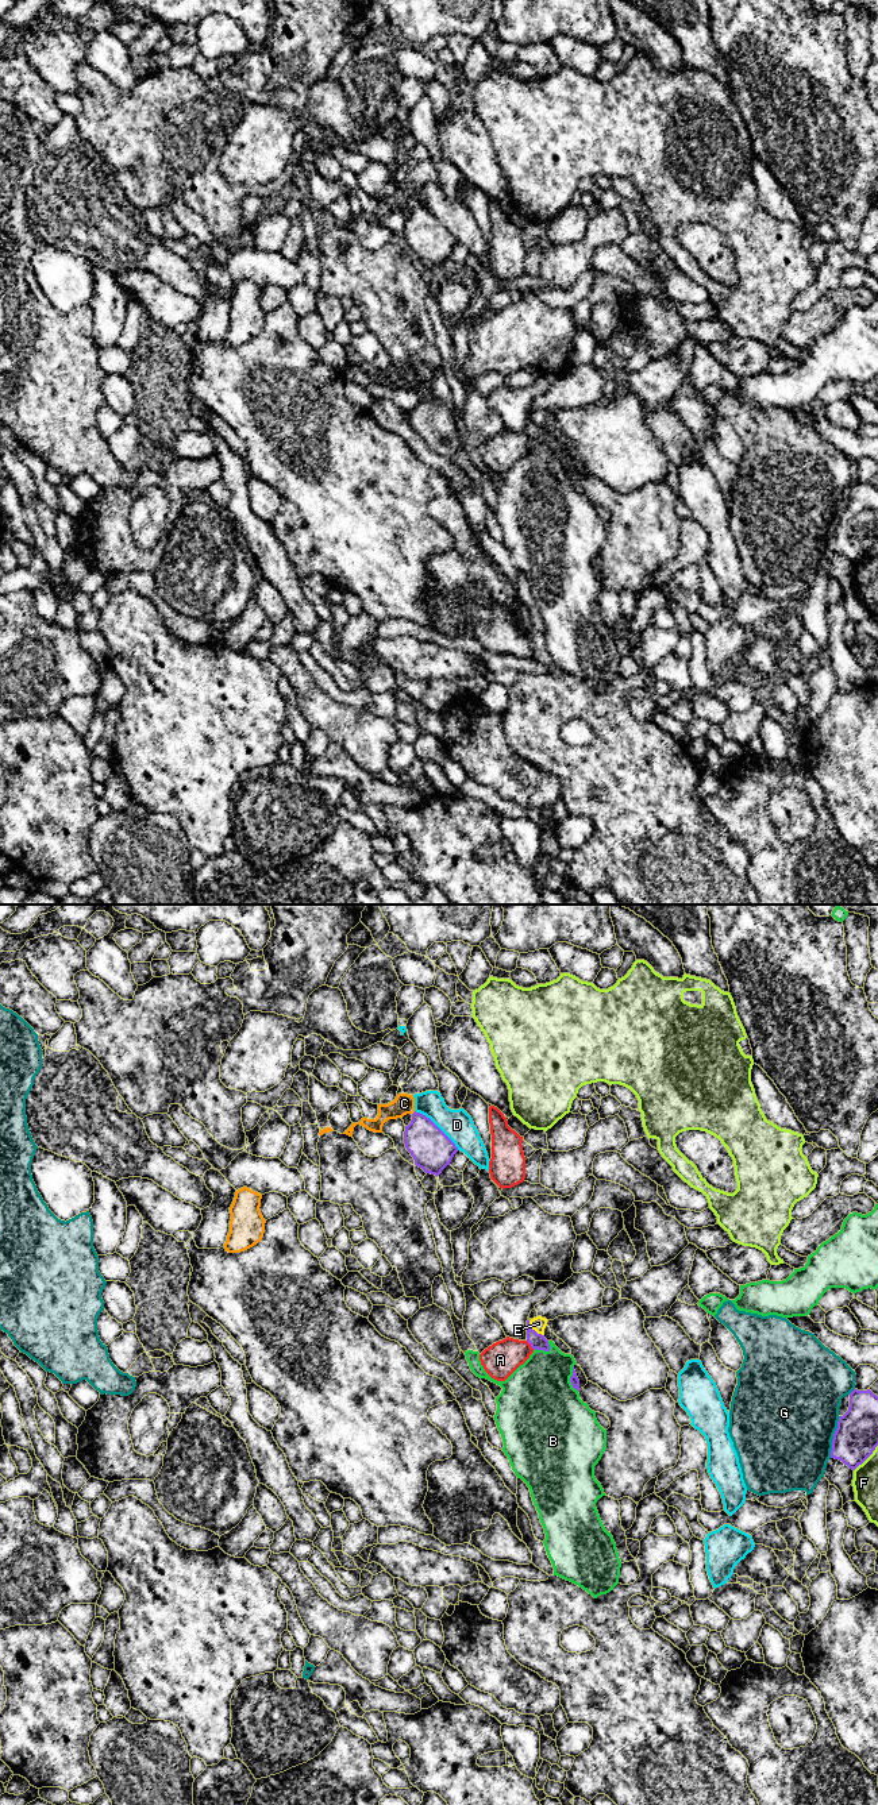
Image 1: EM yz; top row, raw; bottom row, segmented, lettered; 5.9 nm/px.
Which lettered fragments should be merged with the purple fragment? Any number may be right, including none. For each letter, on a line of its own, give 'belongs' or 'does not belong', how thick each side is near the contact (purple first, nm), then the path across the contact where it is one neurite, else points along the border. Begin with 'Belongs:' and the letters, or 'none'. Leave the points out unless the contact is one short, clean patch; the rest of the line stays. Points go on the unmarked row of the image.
Belongs: none
A: does not belong; 90 nm thick on the purple side, 200 nm on the other
B: does not belong; 50 nm thick on the purple side, 480 nm on the other
C: does not belong; 240 nm thick on the purple side, 120 nm on the other
D: does not belong; 240 nm thick on the purple side, 180 nm on the other
E: does not belong; 90 nm thick on the purple side, 90 nm on the other; border along yz (528, 413), (543, 428)
F: does not belong; 260 nm thick on the purple side, 150 nm on the other
G: does not belong; 260 nm thick on the purple side, 480 nm on the other

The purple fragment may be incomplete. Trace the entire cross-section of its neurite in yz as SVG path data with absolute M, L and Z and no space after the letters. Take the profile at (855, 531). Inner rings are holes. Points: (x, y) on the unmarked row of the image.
M870 482L850 486L848 504L839 510L831 551L855 563L878 539L878 489Z

